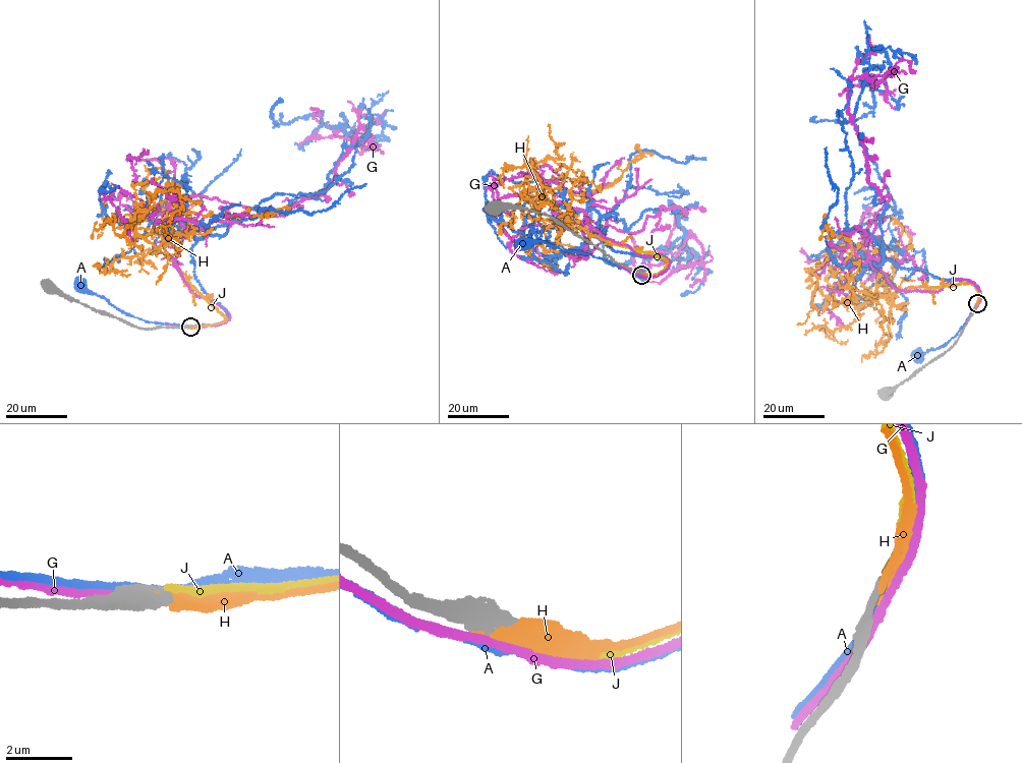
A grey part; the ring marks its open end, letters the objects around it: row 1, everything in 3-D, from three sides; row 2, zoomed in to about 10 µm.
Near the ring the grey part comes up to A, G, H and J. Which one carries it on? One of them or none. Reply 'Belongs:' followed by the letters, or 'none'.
Belongs: none

